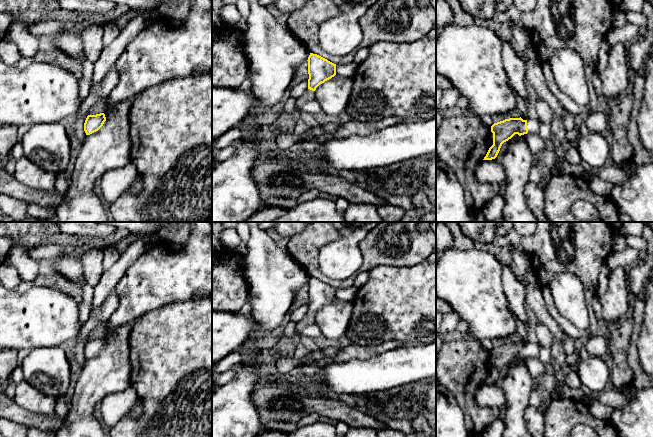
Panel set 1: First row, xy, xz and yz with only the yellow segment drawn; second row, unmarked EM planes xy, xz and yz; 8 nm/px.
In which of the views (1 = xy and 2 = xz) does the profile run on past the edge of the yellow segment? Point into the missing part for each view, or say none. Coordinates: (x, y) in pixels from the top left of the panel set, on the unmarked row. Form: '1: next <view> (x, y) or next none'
1: next none
2: next xz (309, 319)

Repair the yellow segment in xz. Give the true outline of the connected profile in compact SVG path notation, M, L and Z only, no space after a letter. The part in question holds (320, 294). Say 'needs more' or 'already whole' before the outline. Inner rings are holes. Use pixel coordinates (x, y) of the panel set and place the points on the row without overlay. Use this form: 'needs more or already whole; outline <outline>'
needs more; outline M310 277L307 285L309 298L308 313L296 324L295 331L297 335L301 329L315 324L315 314L320 308L336 299L336 288L317 278Z

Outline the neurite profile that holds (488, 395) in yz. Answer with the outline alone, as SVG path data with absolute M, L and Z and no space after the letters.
M496 383L483 384L476 392L476 402L482 407L498 407L504 410L506 401L502 388Z

